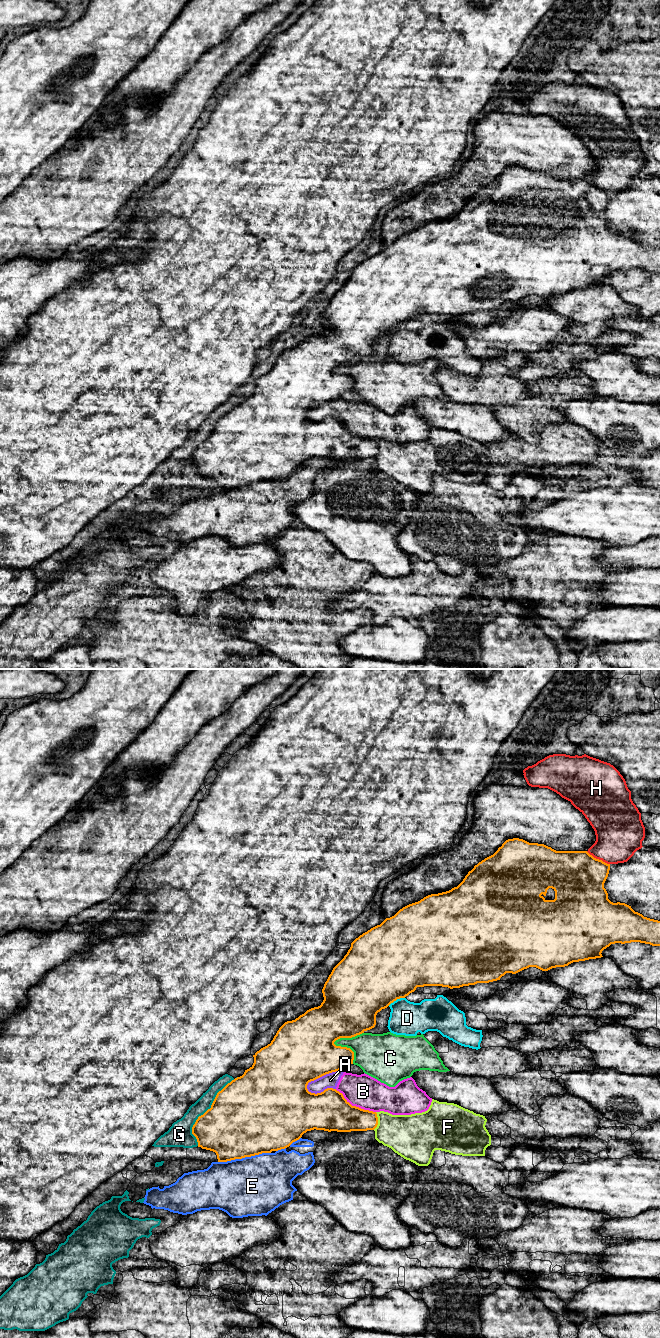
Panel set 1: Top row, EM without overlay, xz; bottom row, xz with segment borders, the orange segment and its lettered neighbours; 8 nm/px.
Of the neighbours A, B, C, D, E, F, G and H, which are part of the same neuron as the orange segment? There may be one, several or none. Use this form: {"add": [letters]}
{"add": []}

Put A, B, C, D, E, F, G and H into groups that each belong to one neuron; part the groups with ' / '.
A B / C / D / E / F / G / H

